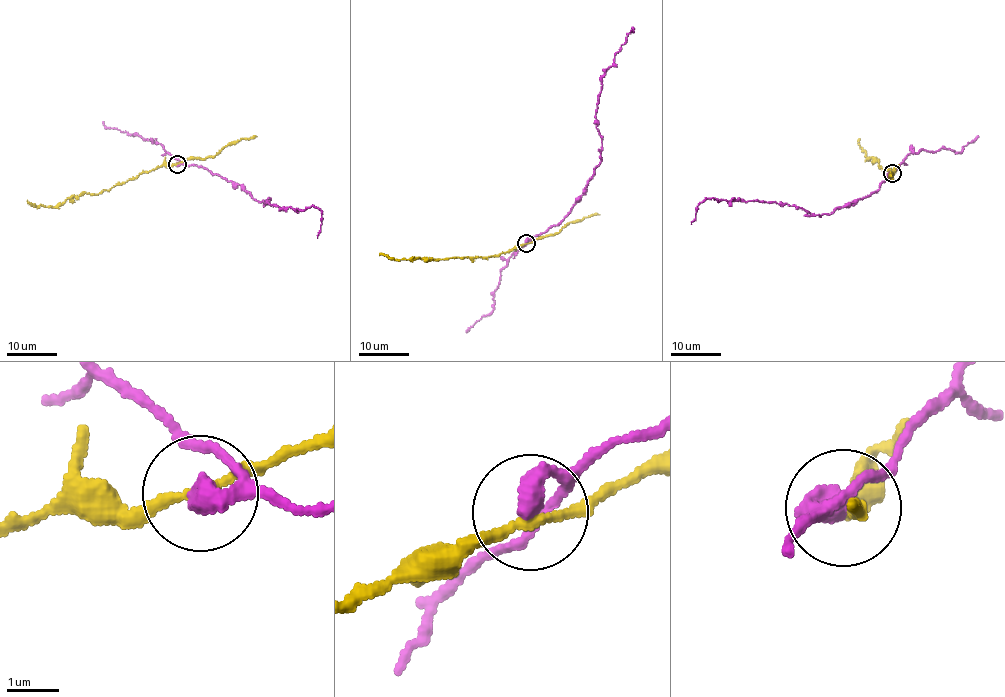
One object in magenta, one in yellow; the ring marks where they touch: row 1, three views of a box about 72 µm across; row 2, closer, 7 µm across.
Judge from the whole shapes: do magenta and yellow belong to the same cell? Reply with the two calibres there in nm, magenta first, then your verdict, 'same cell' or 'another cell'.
460/180 nm | another cell

